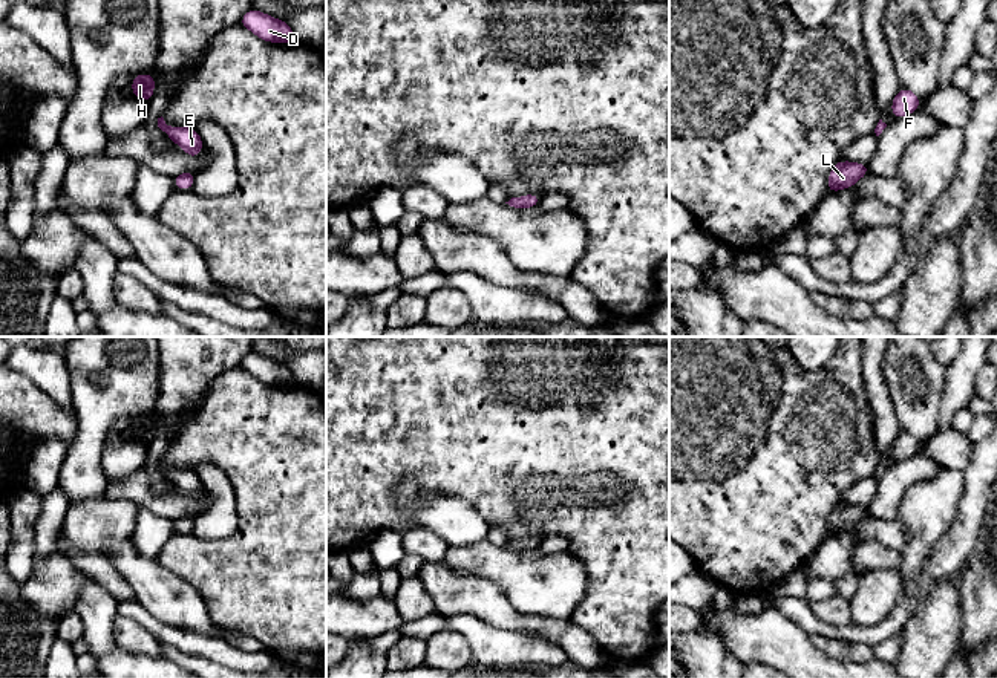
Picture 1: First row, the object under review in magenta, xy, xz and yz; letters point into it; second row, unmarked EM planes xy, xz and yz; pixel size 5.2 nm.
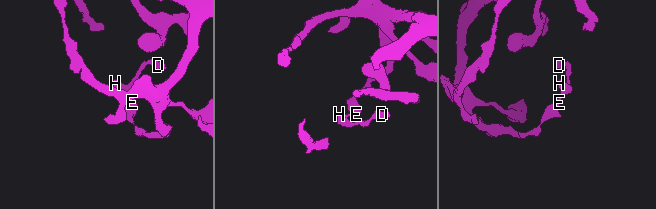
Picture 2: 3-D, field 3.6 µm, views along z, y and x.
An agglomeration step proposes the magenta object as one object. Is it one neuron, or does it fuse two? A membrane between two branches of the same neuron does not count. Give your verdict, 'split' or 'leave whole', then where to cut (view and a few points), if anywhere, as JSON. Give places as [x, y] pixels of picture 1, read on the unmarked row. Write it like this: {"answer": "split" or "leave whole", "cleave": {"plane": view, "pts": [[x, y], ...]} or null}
{"answer": "leave whole", "cleave": null}

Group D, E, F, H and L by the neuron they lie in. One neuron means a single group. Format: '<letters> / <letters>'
D E F H L

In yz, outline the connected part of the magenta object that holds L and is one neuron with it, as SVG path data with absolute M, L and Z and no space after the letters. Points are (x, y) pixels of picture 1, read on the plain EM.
M841 504L832 508L827 536L853 530L862 519L868 517L868 507Z

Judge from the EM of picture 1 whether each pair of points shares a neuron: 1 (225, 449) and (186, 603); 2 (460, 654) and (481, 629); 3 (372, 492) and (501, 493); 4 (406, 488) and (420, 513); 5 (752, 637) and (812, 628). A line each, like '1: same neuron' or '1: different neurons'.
1: different neurons
2: different neurons
3: same neuron
4: same neuron
5: different neurons

